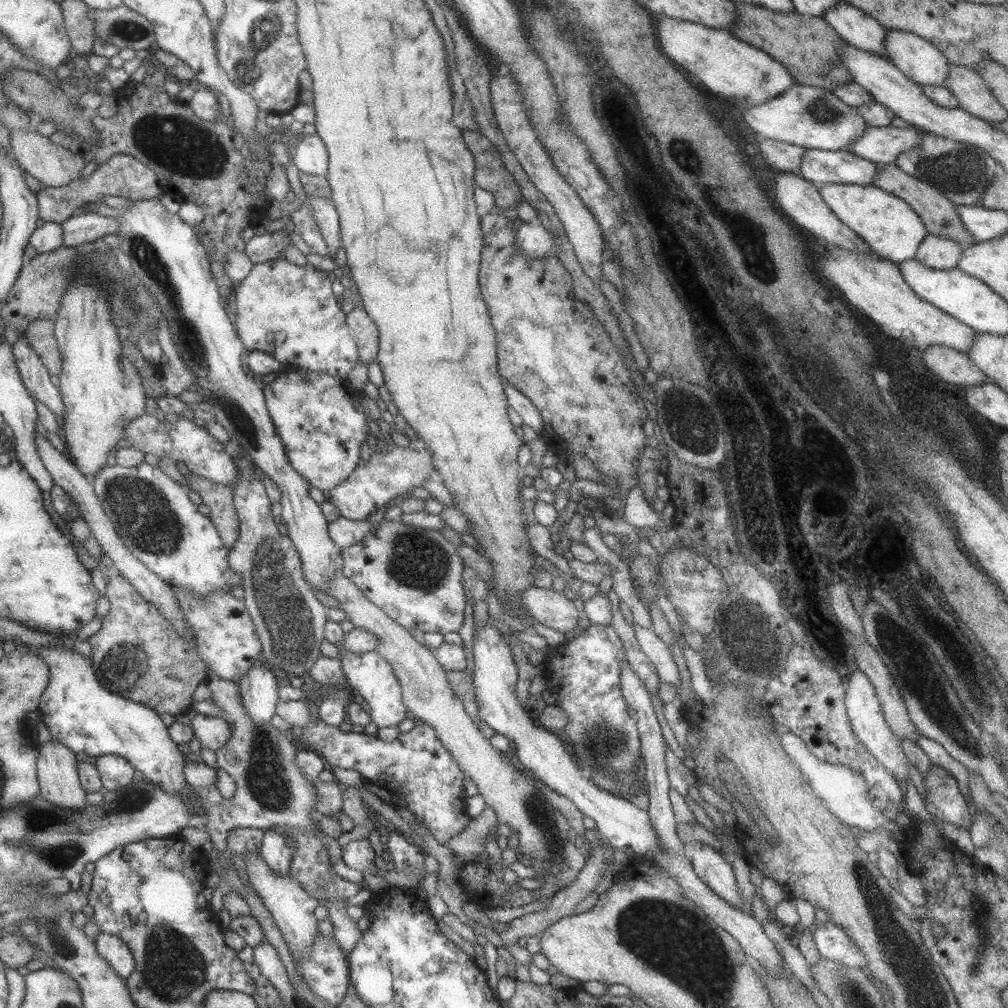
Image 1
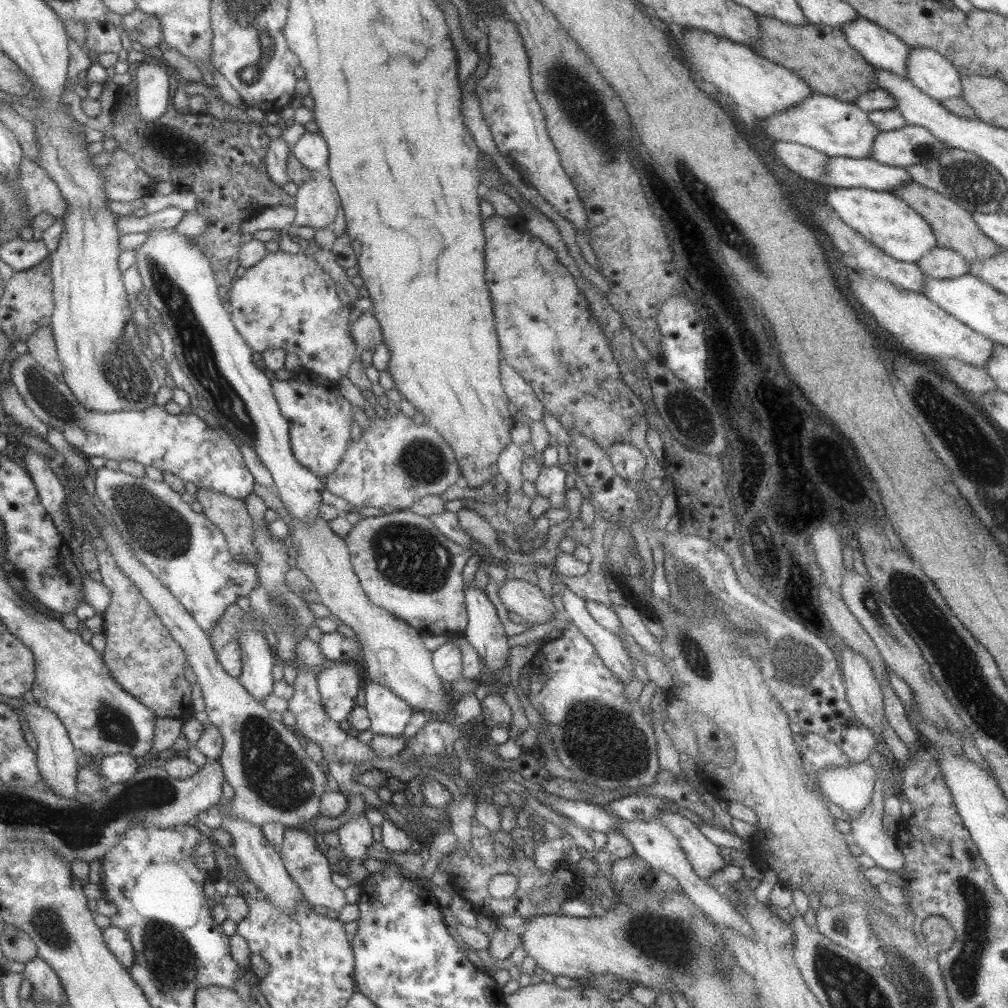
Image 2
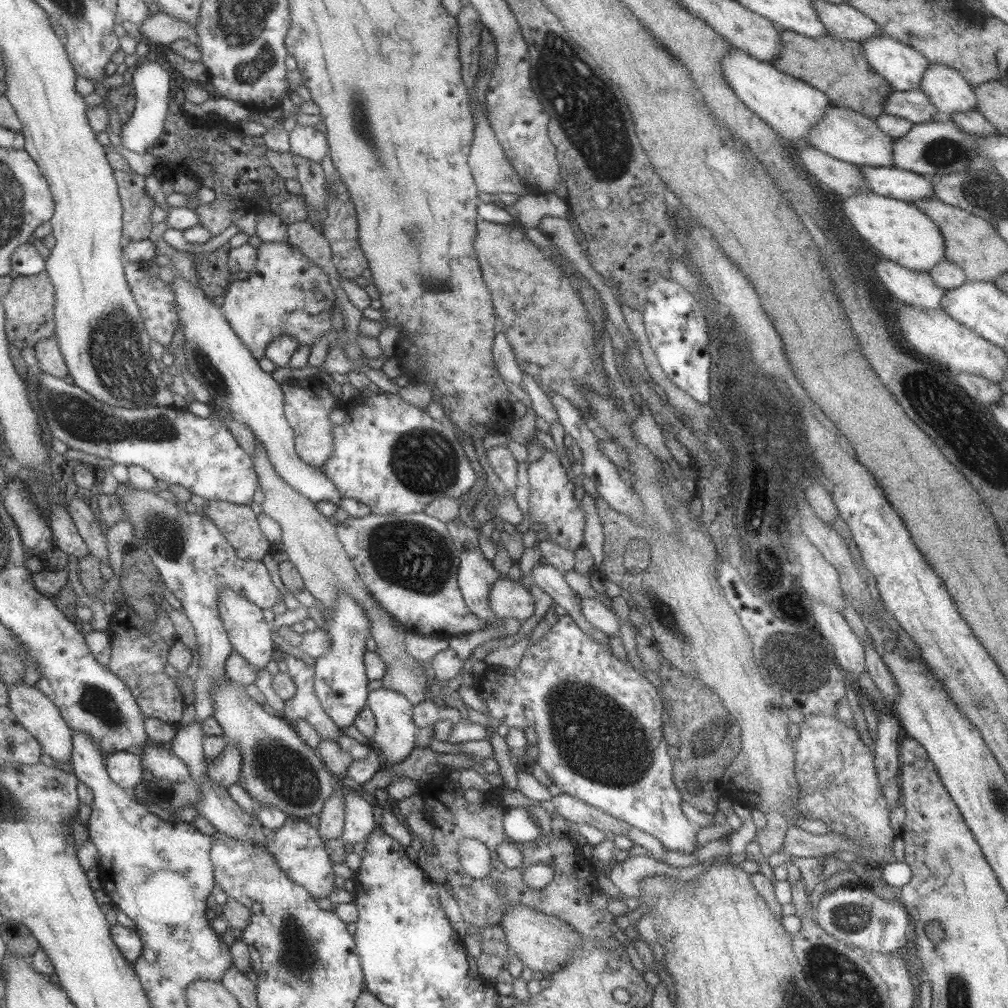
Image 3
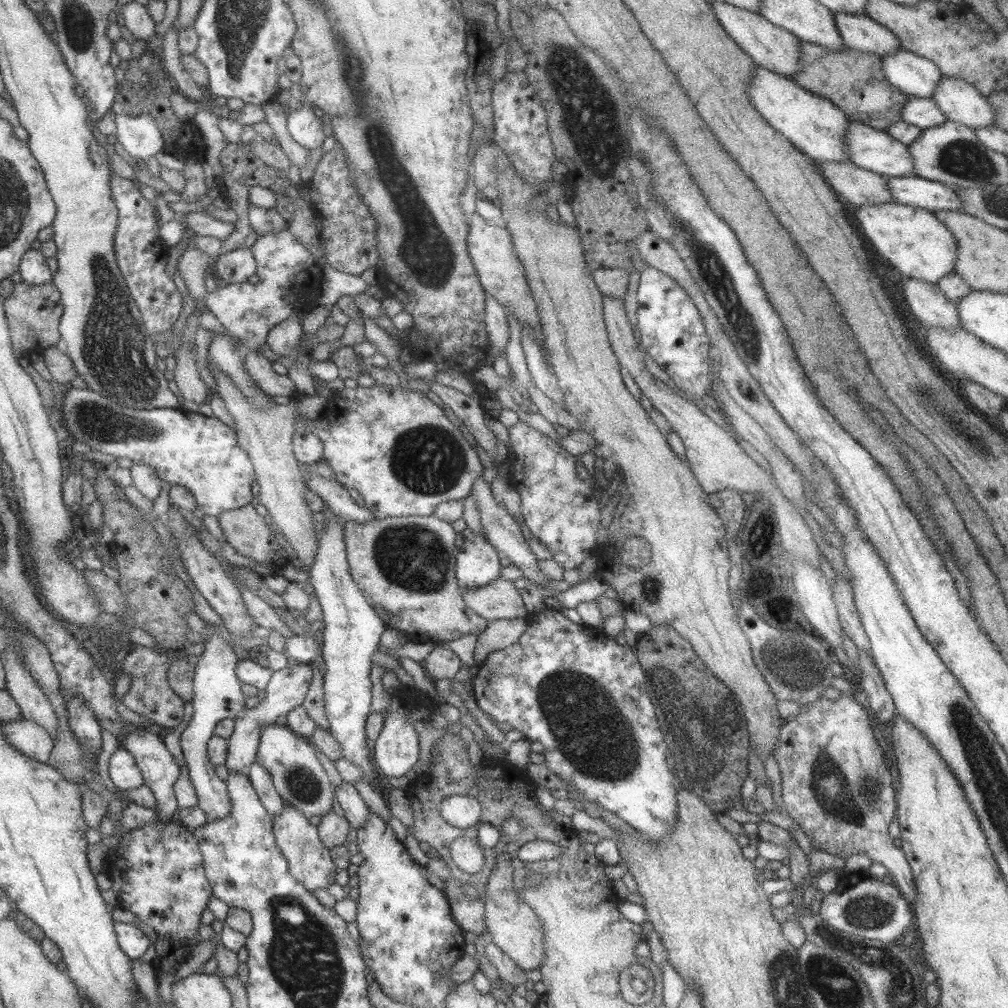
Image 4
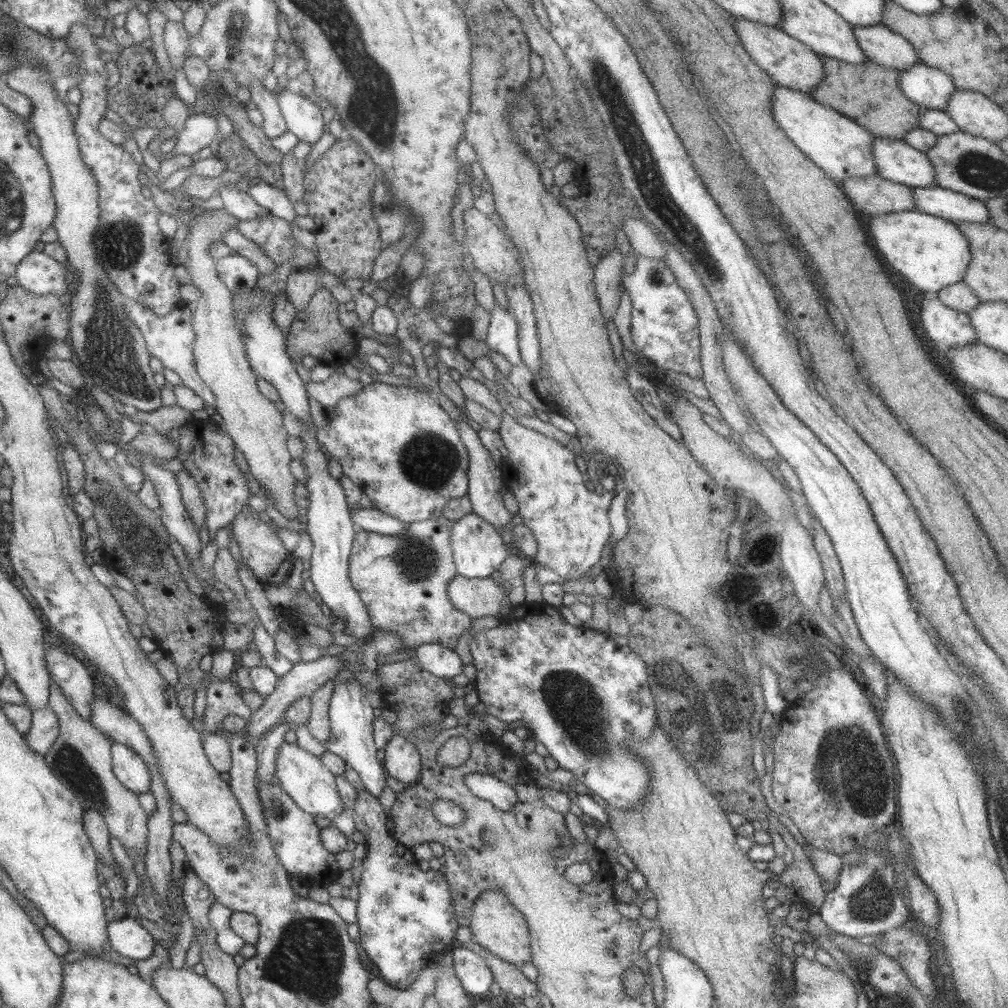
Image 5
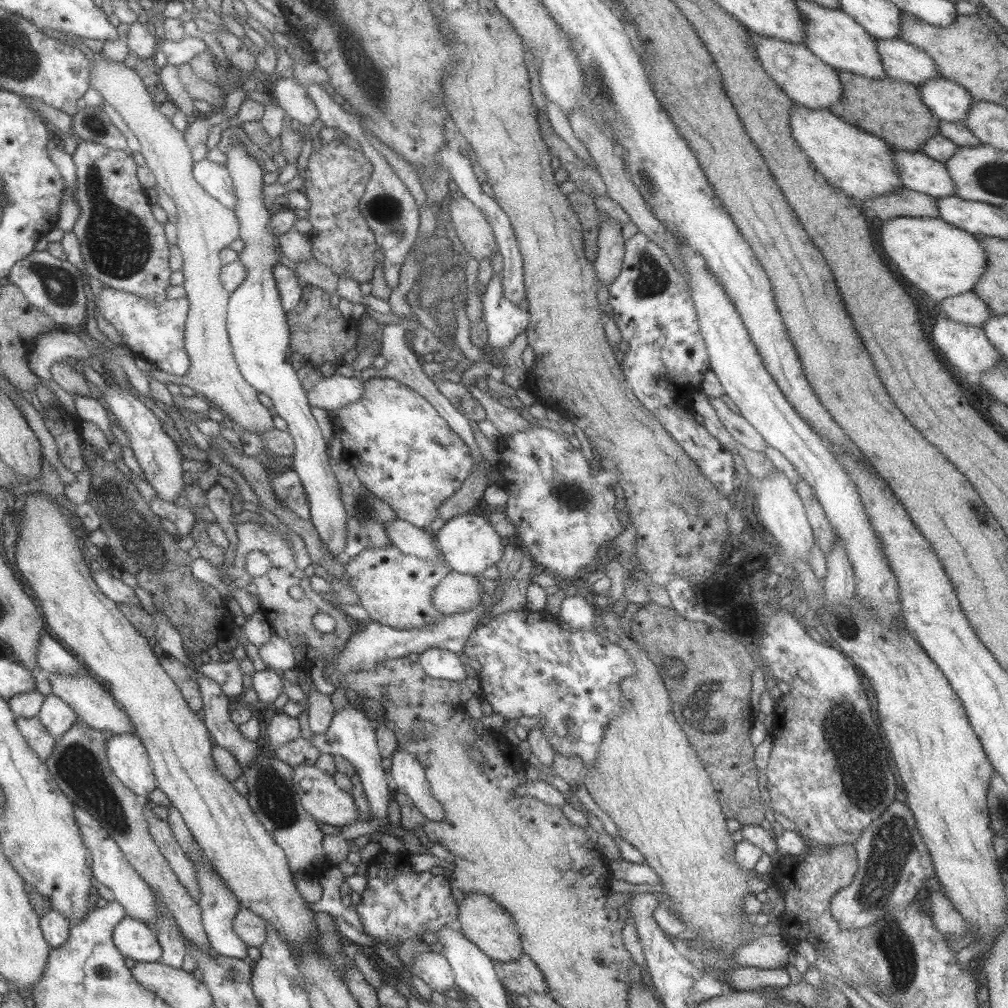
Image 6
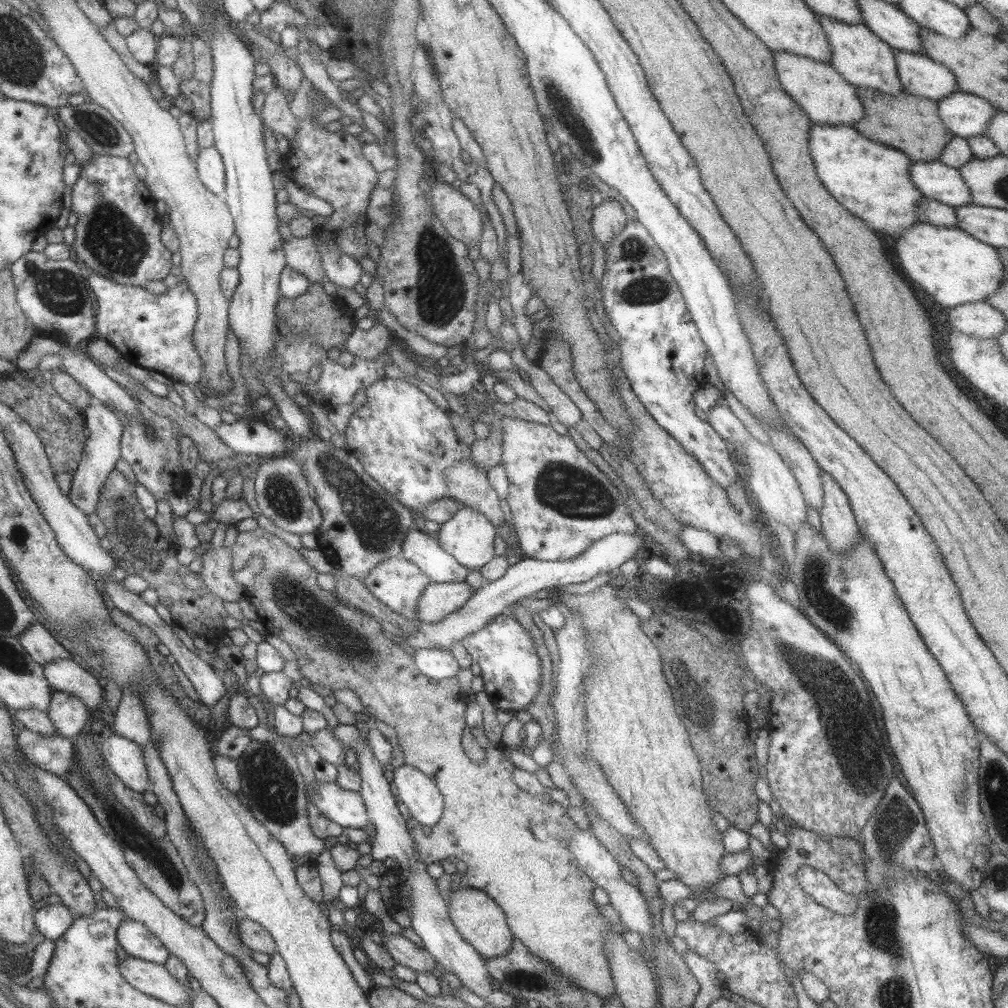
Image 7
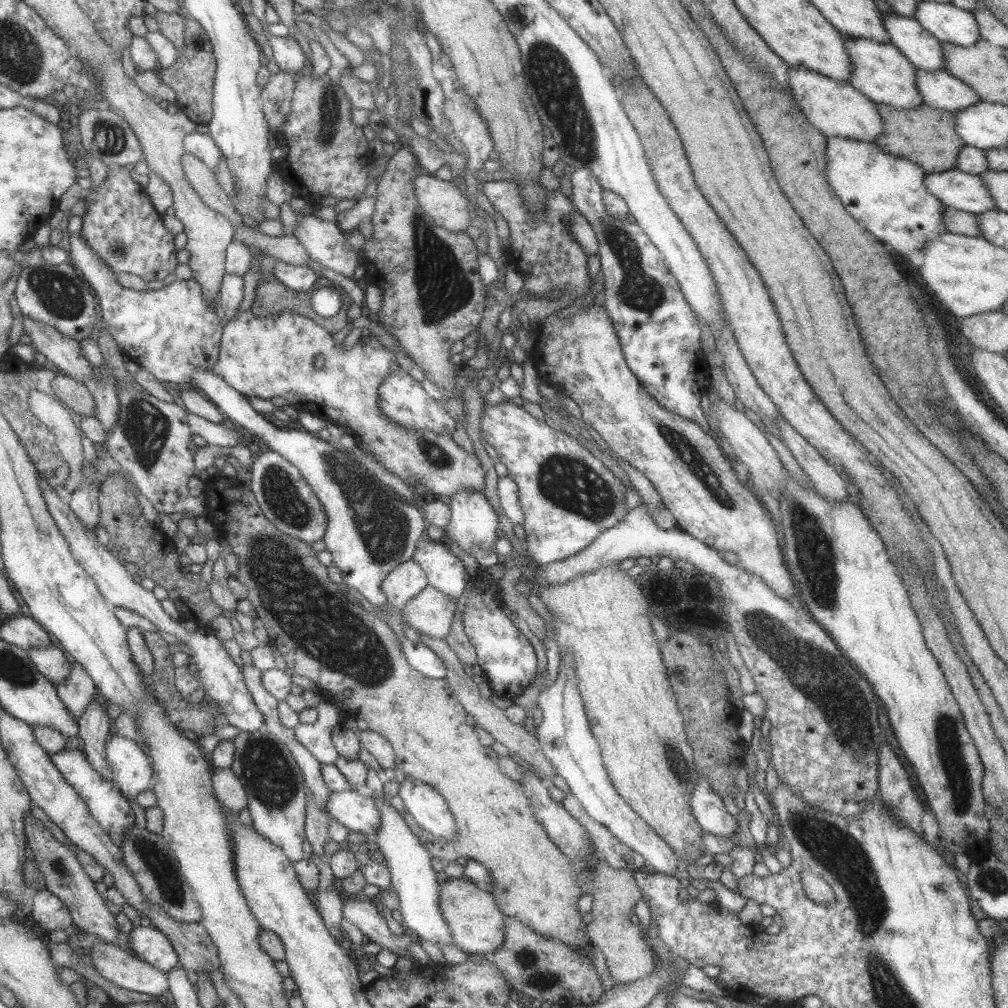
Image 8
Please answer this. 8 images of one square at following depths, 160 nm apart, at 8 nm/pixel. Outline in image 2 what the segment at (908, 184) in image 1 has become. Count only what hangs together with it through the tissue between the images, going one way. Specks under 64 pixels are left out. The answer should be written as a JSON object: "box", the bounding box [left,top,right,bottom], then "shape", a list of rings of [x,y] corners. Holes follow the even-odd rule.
{"box":[890,181,1001,264],"shape":[[[911,181],[890,193],[906,202],[917,214],[920,214],[925,219],[936,238],[937,245],[959,253],[967,264],[986,259],[1001,250],[1001,247],[997,246],[977,228],[975,221],[967,210],[955,204],[950,198],[935,192],[935,190]]]}

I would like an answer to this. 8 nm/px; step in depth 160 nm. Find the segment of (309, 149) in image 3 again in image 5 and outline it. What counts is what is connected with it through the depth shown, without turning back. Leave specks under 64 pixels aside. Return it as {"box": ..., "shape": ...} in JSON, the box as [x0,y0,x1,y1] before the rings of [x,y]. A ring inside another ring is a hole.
{"box":[275,88,326,146],"shape":[[[288,88],[277,90],[275,95],[286,131],[294,134],[299,142],[312,146],[326,130],[322,110],[316,101],[301,97],[301,94]]]}

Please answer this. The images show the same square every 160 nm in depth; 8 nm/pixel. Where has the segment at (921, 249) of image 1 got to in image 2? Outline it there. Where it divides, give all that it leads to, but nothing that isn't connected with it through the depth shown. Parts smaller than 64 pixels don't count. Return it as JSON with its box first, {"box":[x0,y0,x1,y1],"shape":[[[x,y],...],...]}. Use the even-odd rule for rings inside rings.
{"box":[915,245,967,278],"shape":[[[935,245],[924,252],[915,262],[924,276],[931,278],[953,278],[967,272],[966,260],[954,250]]]}

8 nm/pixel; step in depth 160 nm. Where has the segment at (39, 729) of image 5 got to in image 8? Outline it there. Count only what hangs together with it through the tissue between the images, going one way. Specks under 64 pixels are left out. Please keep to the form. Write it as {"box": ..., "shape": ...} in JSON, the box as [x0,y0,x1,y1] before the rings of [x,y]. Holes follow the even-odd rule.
{"box":[56,663,97,719],"shape":[[[77,663],[71,664],[69,675],[56,685],[56,695],[75,719],[79,718],[85,707],[97,694],[94,682]]]}

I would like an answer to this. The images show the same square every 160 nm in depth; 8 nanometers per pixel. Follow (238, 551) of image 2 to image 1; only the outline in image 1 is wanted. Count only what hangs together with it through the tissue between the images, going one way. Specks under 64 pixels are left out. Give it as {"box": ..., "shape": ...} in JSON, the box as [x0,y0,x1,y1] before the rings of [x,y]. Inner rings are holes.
{"box":[184,472,239,548],"shape":[[[191,472],[184,478],[184,484],[199,494],[202,503],[210,509],[208,518],[223,545],[231,548],[239,538],[239,520],[232,503],[232,489]]]}

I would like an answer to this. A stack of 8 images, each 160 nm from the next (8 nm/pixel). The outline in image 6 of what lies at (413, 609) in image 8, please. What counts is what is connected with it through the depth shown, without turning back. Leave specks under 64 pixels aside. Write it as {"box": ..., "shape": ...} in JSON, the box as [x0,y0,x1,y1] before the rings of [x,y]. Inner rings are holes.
{"box":[431,572,483,615],"shape":[[[449,572],[435,586],[431,604],[442,615],[459,614],[477,609],[483,586],[475,576]]]}

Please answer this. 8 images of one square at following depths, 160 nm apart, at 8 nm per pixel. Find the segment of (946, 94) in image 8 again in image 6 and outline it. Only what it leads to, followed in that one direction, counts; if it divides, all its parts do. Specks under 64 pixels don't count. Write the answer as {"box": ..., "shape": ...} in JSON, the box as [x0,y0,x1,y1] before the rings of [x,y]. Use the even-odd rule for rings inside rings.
{"box":[875,39,941,86],"shape":[[[875,39],[875,53],[879,55],[887,77],[915,86],[933,78],[941,78],[933,60],[923,50],[903,39]]]}

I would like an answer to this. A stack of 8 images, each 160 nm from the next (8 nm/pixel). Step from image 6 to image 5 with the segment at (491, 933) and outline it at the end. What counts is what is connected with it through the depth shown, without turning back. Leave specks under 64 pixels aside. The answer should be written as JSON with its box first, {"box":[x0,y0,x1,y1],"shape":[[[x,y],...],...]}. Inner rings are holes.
{"box":[469,889,532,966],"shape":[[[487,889],[481,892],[473,903],[469,920],[472,940],[491,951],[491,954],[514,966],[532,960],[528,924],[519,910],[506,899],[502,890]]]}

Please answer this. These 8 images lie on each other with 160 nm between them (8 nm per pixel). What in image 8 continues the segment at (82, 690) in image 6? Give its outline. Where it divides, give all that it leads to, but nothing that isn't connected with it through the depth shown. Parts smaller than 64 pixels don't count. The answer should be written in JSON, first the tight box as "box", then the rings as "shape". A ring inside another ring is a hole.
{"box":[27,646,71,685],"shape":[[[53,646],[43,648],[29,648],[27,656],[36,670],[54,685],[59,684],[69,675],[71,664],[63,656],[63,652]]]}

